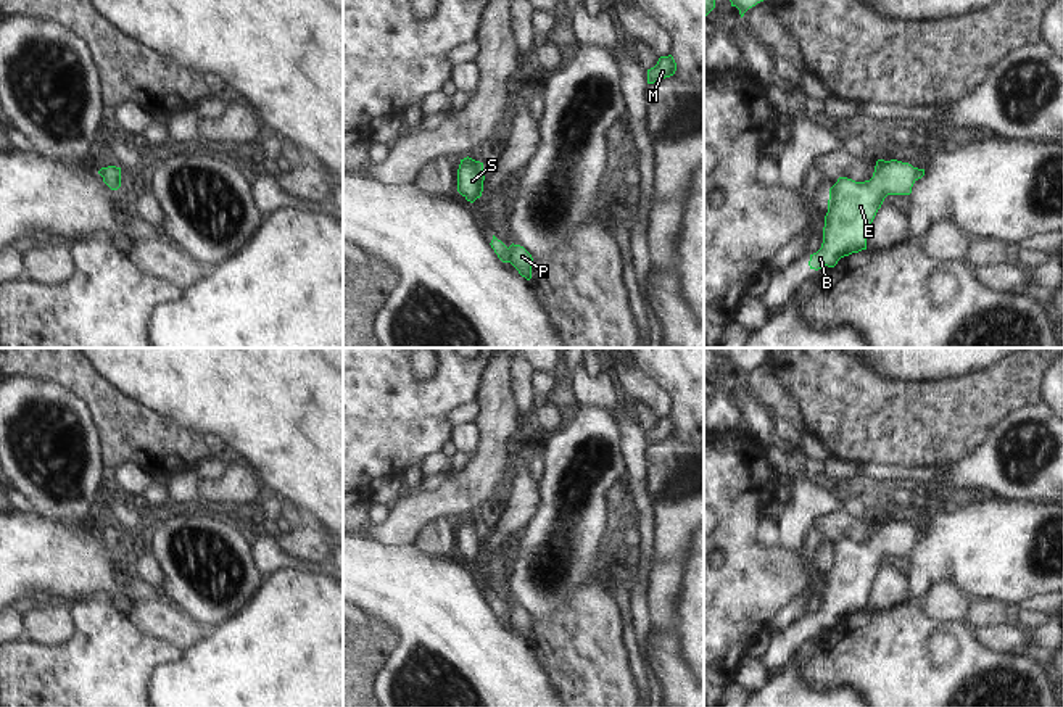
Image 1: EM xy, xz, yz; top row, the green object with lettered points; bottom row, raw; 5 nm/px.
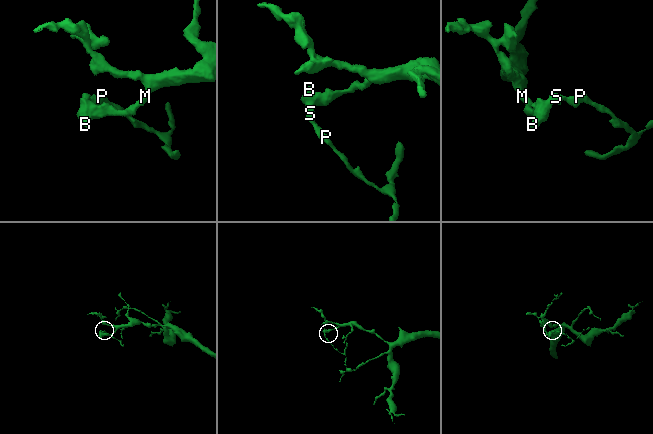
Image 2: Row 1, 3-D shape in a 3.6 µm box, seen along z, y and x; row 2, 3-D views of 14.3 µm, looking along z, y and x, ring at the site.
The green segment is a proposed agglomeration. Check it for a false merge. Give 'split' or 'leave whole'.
leave whole

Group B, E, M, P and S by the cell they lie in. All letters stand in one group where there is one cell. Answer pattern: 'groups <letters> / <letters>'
groups B E M P S

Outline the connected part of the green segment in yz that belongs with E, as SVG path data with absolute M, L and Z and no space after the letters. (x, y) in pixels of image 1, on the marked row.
M878 159L873 177L855 182L839 177L829 188L821 248L810 254L810 269L834 267L852 253L867 250L871 222L887 195L910 195L924 169L897 159Z

